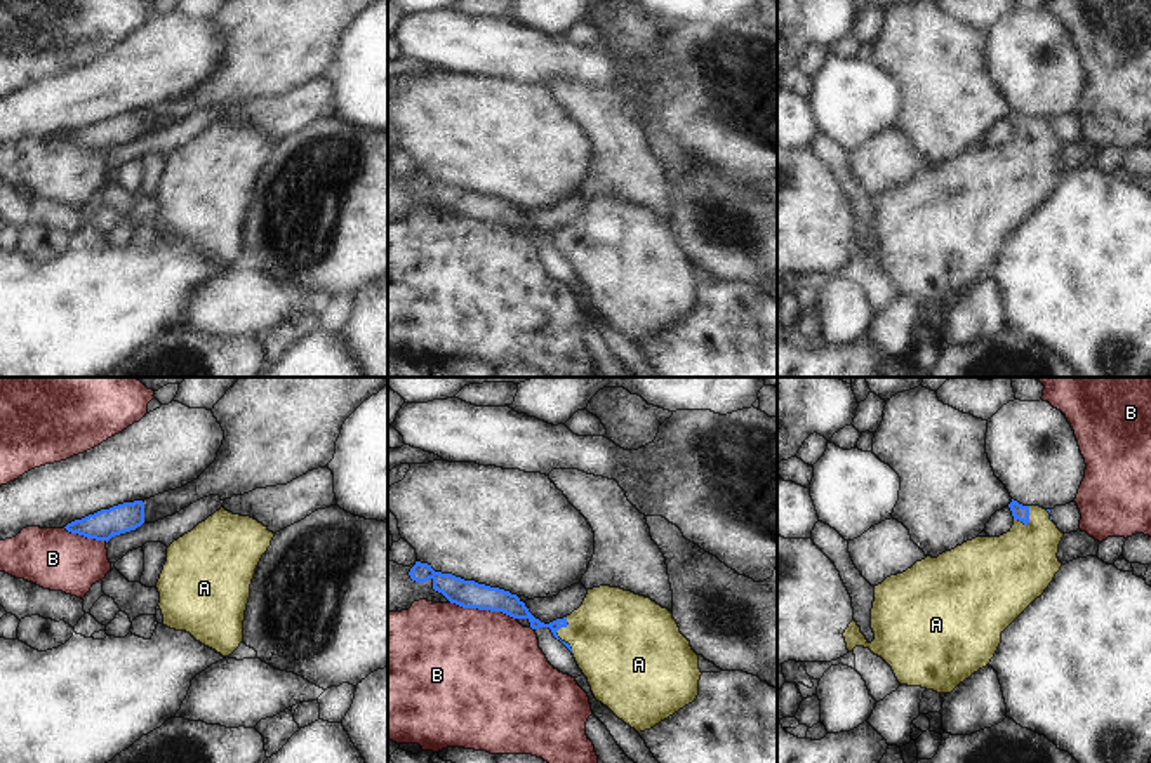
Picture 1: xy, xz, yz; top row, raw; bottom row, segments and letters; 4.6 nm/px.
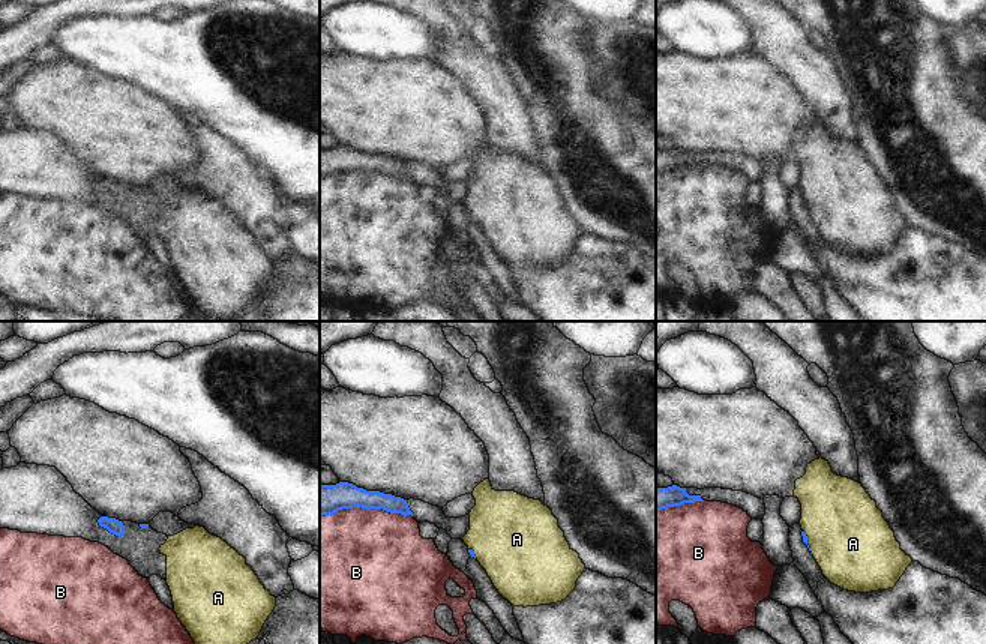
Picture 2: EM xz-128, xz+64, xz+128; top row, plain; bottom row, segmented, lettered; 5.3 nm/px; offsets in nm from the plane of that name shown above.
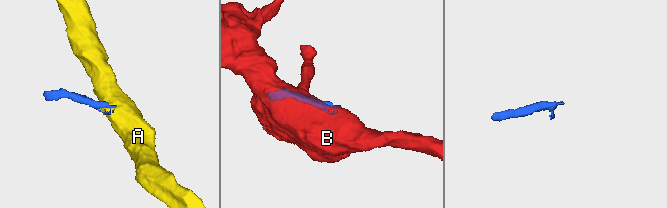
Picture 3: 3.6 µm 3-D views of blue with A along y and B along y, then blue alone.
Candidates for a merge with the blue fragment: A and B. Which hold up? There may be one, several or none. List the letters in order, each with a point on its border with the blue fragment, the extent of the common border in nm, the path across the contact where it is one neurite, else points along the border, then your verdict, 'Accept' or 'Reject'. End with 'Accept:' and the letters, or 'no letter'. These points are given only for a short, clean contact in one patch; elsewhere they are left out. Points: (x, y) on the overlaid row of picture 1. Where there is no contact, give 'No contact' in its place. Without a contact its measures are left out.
A: Touches blue at xz (555, 633). Shared border 160 nm. Path across: xz (510, 603), (555, 633), (609, 635). Accept
B: Touches blue at xz (484, 609). Shared border 320 nm. Reject
Accept: A.

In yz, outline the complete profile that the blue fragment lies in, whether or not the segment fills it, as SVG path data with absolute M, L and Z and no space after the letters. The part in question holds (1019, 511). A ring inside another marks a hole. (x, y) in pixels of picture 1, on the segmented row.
M1014 499L1008 508L1014 525L1007 534L975 537L937 558L927 556L906 572L890 575L875 586L871 608L875 640L869 643L857 622L852 620L843 633L847 650L854 652L855 647L869 648L892 667L901 685L921 687L937 693L951 693L974 673L986 667L1001 643L1001 633L1045 593L1062 567L1057 553L1064 534L1052 521L1050 509L1022 506Z

